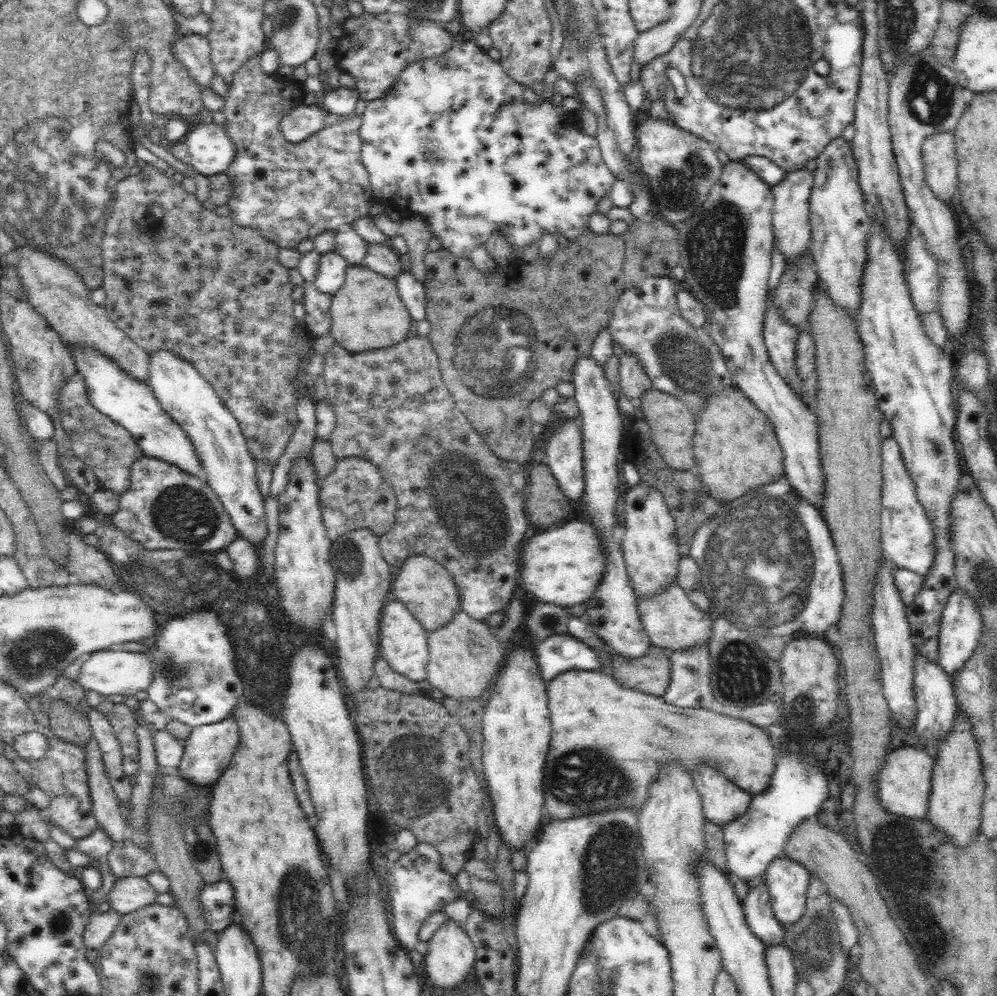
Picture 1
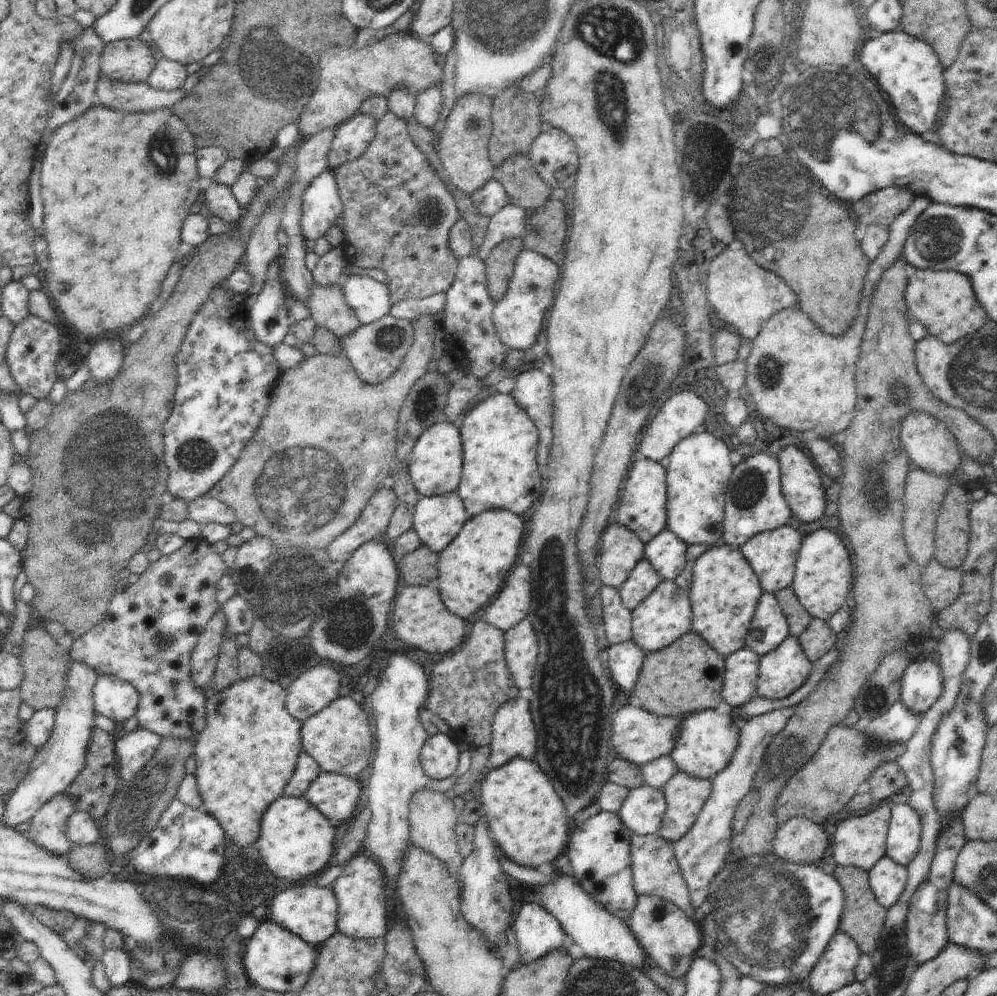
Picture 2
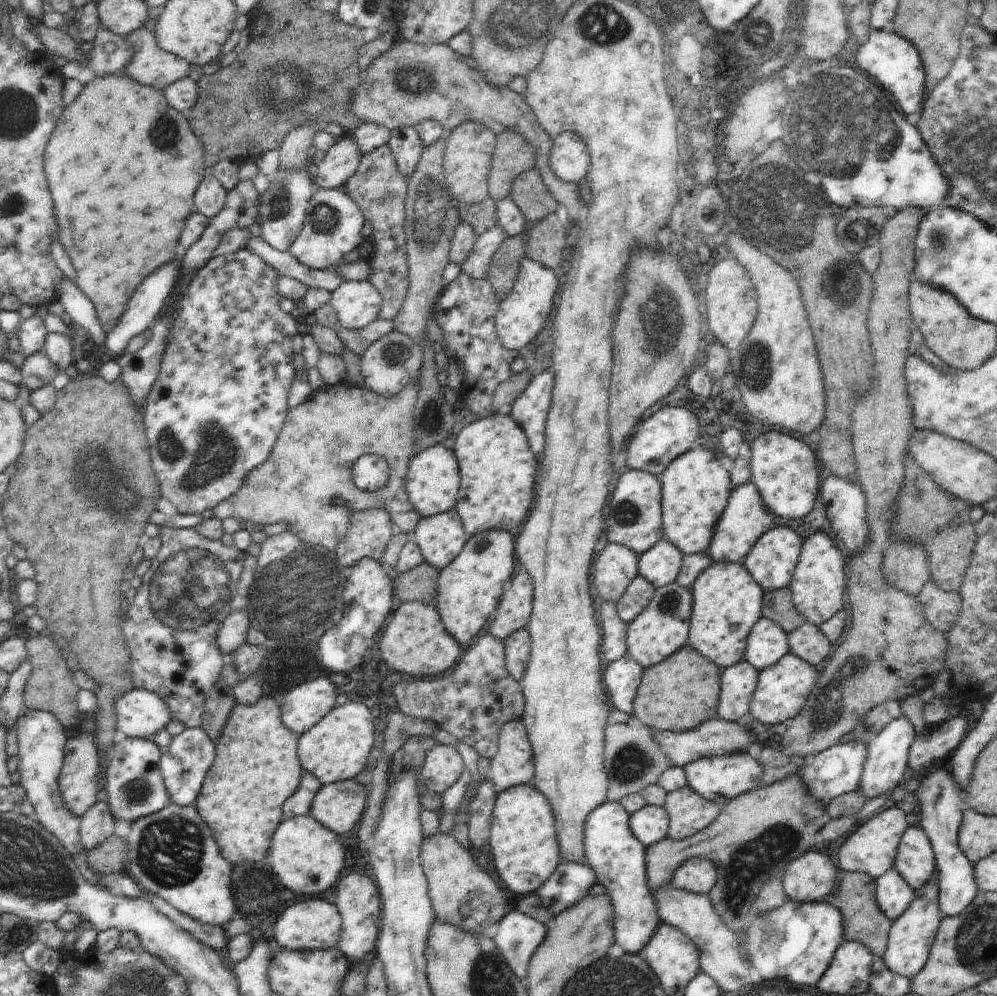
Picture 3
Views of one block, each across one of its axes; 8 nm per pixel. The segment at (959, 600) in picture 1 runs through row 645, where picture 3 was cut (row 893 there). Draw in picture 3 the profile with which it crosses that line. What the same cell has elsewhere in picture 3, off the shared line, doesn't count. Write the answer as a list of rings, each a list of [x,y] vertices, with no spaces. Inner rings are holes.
[[[938,768],[922,778],[915,794],[920,804],[920,828],[924,830],[933,848],[939,882],[940,910],[944,916],[958,916],[980,891],[976,884],[973,864],[958,846],[959,826],[964,811],[961,806],[967,796],[967,790],[958,786],[950,770]]]

